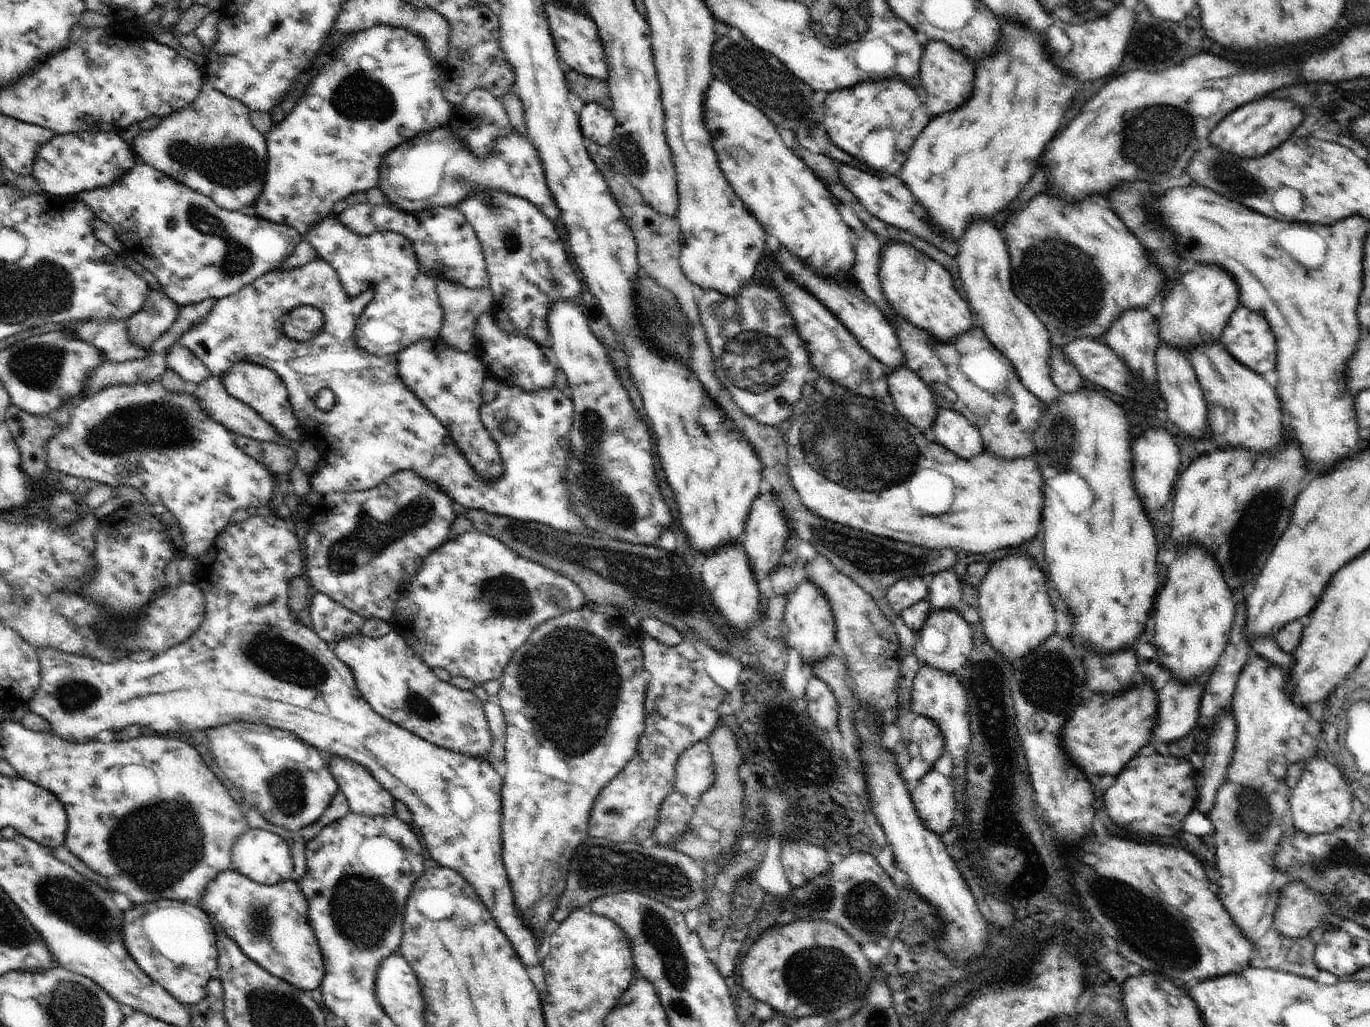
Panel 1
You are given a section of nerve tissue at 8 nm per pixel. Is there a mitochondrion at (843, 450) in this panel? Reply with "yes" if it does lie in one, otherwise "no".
yes

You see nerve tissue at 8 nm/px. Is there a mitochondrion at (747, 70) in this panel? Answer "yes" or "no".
yes

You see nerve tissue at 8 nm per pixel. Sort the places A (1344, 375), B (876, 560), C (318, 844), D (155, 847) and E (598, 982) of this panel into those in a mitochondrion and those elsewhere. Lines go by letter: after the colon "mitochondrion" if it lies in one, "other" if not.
A: other
B: mitochondrion
C: other
D: mitochondrion
E: other

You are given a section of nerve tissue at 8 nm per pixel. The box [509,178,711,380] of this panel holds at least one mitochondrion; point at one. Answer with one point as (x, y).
(668, 327)

